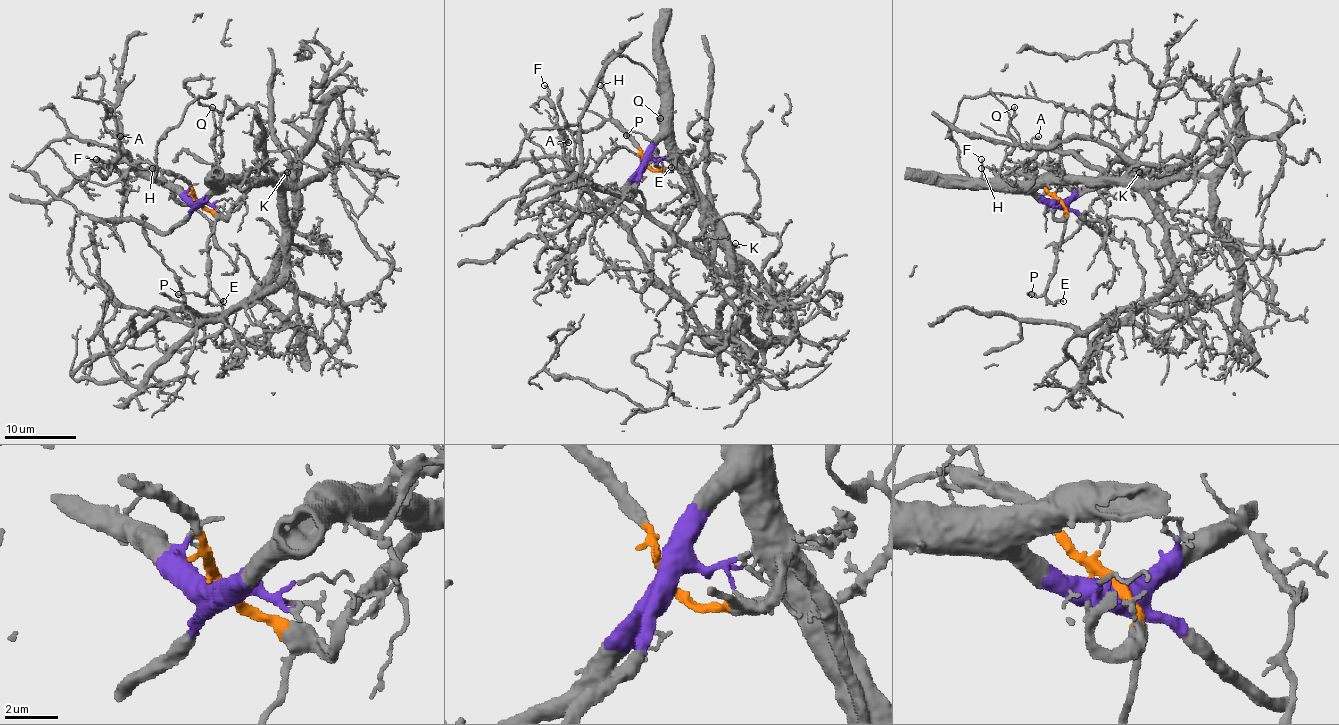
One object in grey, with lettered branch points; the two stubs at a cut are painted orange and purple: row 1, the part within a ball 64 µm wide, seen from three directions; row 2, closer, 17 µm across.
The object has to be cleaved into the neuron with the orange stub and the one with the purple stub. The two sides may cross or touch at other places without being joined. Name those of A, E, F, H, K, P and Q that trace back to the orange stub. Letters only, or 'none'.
E, H, P

